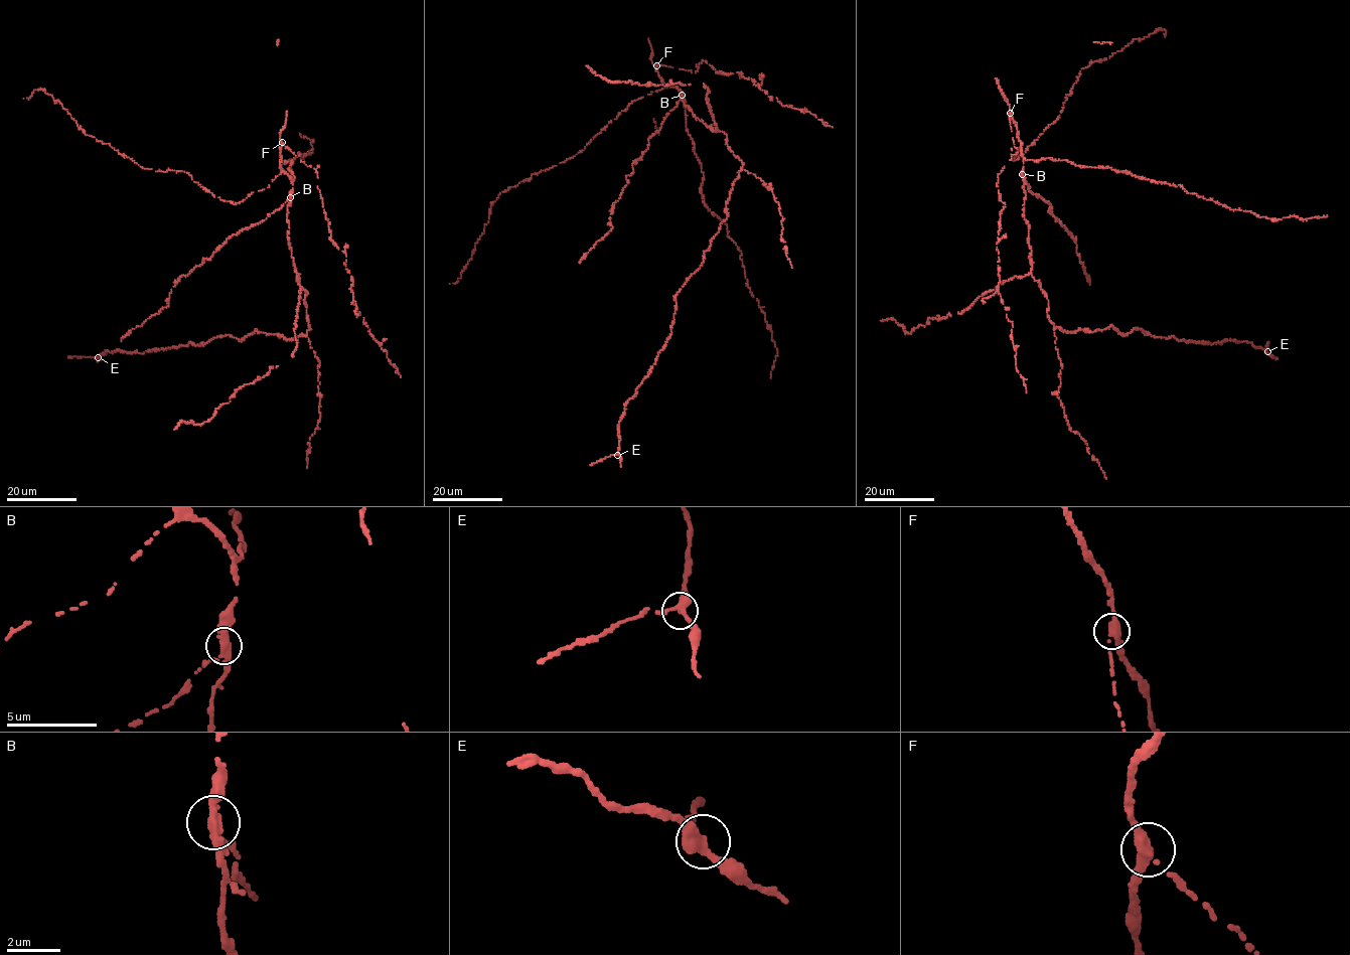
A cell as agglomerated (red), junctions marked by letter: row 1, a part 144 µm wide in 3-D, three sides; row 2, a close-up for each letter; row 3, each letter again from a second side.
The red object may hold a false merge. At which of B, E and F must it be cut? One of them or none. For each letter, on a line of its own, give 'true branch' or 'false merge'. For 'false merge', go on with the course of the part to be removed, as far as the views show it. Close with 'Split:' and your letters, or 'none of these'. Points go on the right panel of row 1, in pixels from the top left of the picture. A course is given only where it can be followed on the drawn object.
B: false merge; foreign part runs (1022, 174), (1029, 191), (1048, 201), (1049, 212), (1071, 234), (1090, 284)
E: true branch
F: true branch
Split: B

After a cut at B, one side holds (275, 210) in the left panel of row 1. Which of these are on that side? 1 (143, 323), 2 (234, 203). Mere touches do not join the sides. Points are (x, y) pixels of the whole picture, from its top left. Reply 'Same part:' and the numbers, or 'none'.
Same part: 1

